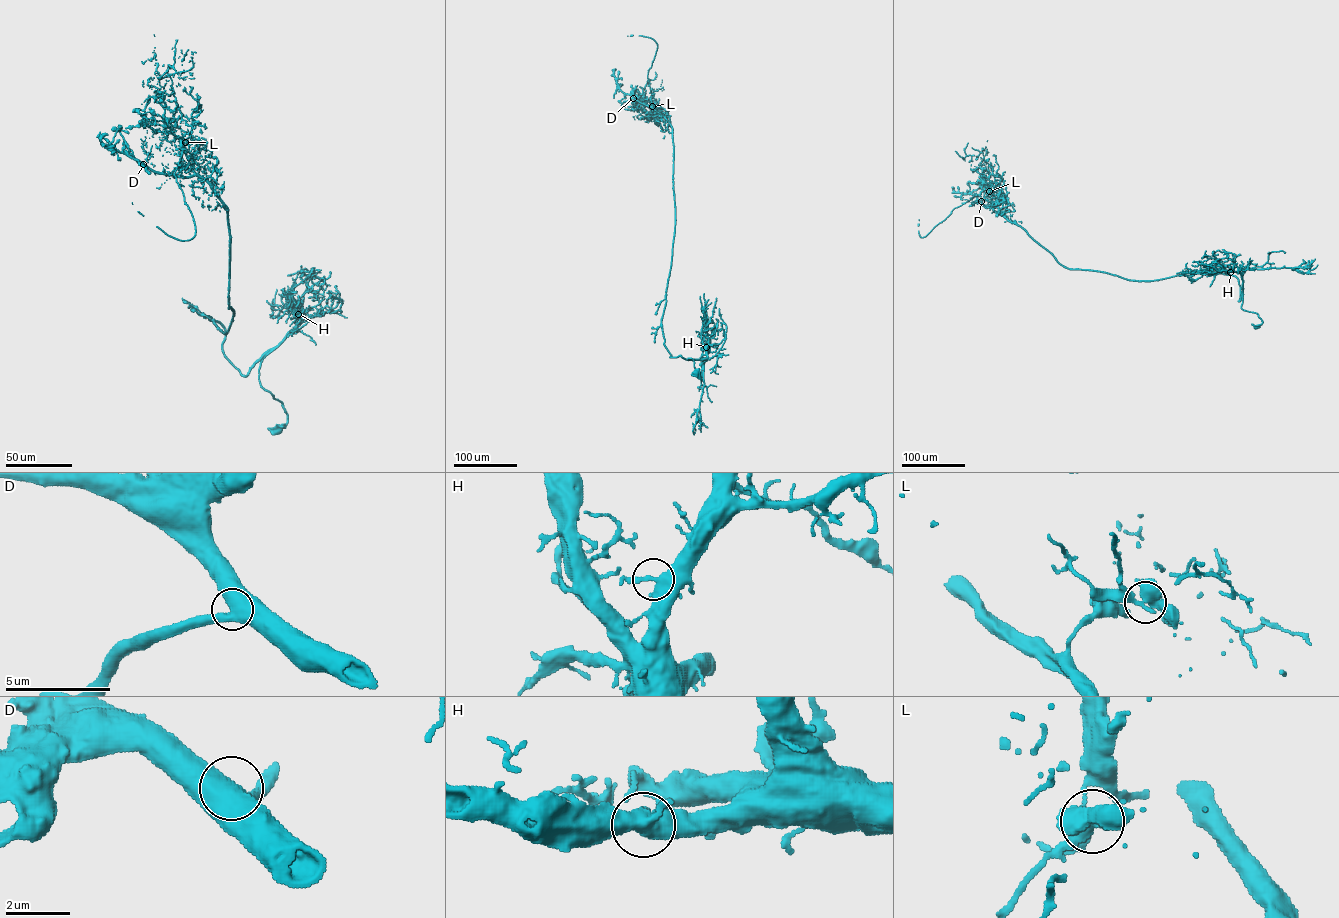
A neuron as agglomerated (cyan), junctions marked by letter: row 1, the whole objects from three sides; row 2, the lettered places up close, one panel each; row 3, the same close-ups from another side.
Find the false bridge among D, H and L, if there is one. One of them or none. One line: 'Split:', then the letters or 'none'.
Split: L

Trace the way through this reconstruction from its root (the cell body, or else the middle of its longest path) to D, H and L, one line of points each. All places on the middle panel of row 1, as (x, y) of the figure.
D: (696, 374), (687, 359), (694, 359), (670, 357), (661, 325), (675, 223), (672, 129), (633, 98)
H: (696, 374), (700, 379), (693, 360), (687, 359), (706, 359), (706, 347)
L: (696, 374), (687, 359), (694, 359), (670, 357), (664, 344), (673, 145), (672, 127), (652, 106)

